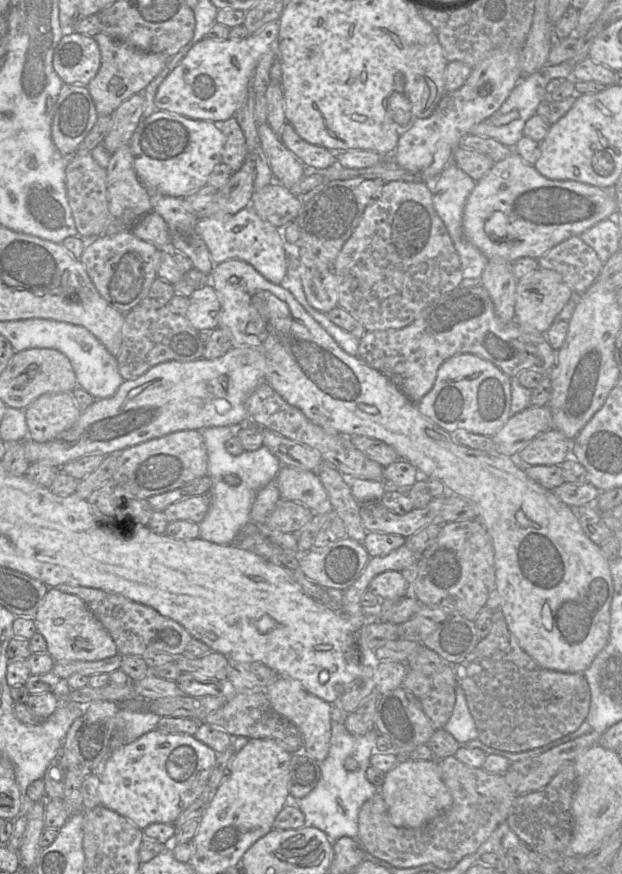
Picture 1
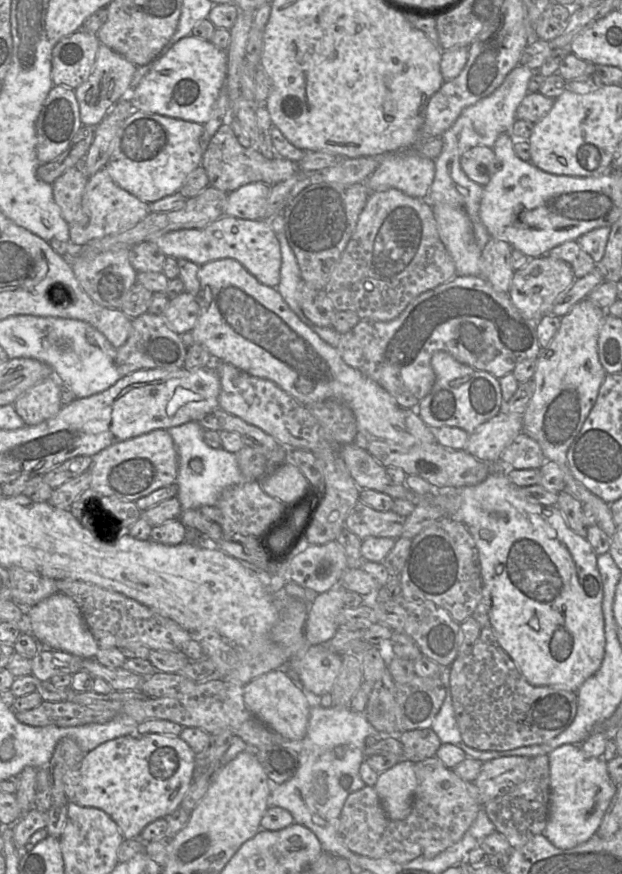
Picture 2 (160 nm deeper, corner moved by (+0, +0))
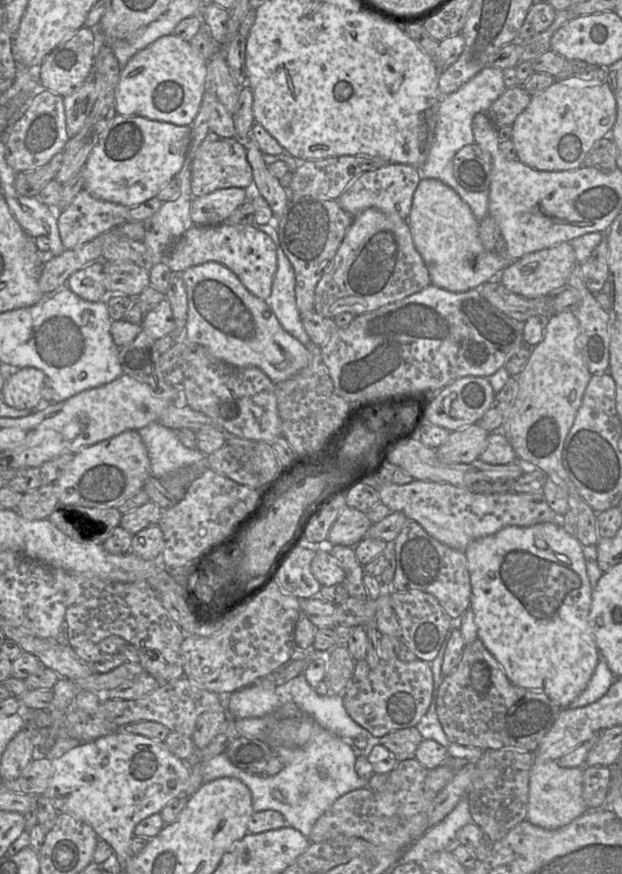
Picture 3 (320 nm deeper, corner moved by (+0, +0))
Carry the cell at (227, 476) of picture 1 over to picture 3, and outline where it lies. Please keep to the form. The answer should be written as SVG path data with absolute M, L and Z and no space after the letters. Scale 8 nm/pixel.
M152 422L137 431L148 451L151 476L161 479L185 467L197 468L202 474L206 468L209 468L208 455L204 455L197 448L185 447L179 441L176 430Z

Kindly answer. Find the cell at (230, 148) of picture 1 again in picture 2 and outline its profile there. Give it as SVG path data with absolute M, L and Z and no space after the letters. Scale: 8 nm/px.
M223 123L211 138L203 154L202 166L207 173L209 186L226 193L252 182L262 182L272 186L292 176L301 176L302 173L298 162L286 158L270 159L255 148L242 146L227 123Z

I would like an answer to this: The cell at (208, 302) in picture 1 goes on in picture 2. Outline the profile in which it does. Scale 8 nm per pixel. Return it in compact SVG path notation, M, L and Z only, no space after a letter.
M184 291L169 301L162 316L172 331L182 334L191 332L198 314L199 304L196 297Z

